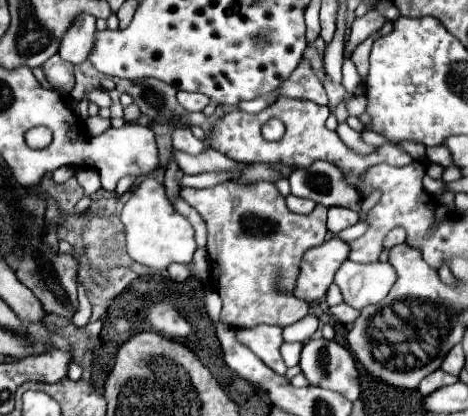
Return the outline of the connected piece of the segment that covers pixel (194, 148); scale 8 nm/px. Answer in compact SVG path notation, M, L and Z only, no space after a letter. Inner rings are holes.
M177 127L173 131L173 149L189 153L189 155L199 155L207 149L207 145L205 145L205 141L193 137L189 127Z

